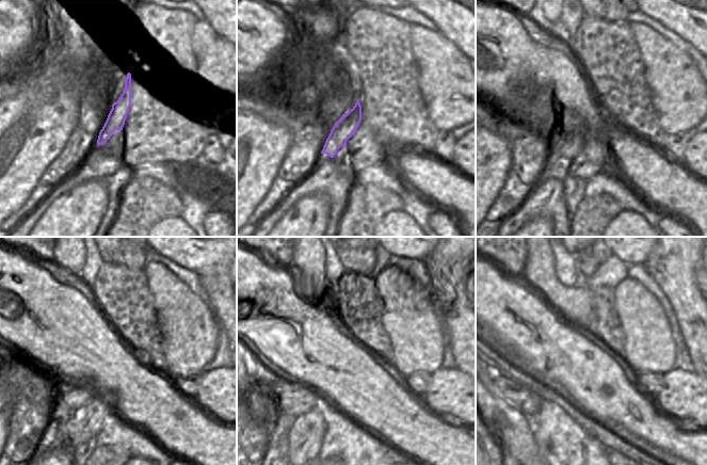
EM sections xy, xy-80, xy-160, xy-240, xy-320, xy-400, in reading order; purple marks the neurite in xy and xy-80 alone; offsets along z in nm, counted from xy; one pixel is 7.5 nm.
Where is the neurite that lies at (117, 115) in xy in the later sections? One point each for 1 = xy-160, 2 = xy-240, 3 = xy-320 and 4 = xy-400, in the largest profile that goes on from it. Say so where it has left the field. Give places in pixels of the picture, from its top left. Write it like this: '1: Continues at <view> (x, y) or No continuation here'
1: Continues at xy-160 (572, 142)
2: Continues at xy-240 (75, 397)
3: Continues at xy-320 (294, 398)
4: Continues at xy-400 (529, 402).

